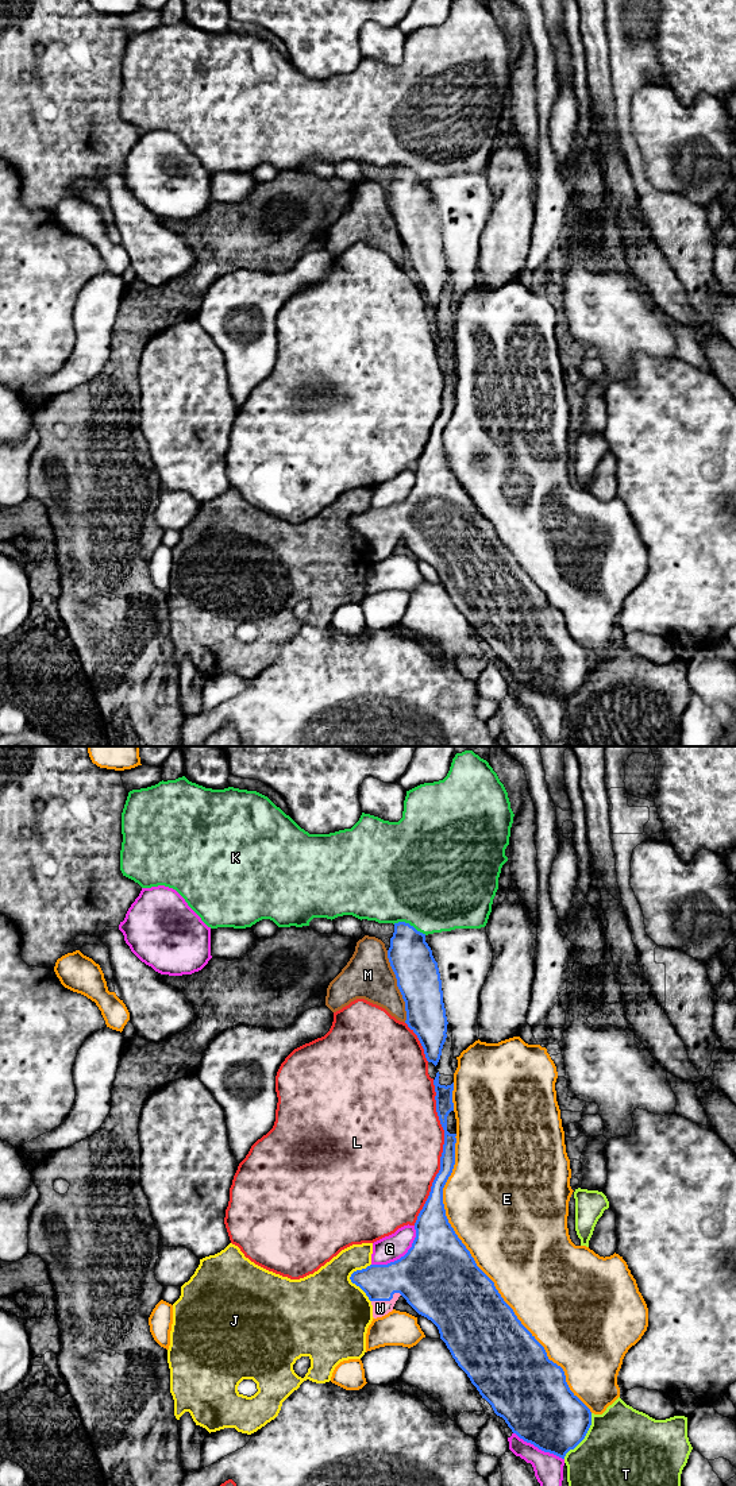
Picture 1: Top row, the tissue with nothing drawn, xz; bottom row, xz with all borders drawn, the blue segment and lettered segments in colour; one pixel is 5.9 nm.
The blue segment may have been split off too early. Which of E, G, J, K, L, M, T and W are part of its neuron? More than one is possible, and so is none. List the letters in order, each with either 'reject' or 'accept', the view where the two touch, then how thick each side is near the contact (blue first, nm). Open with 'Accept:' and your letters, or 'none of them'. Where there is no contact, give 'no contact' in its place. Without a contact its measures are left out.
Accept: W
E: reject | xz | 440/500 nm
G: reject | xz | 480/160 nm
J: reject | xz | 220/480 nm
K: reject | xz | 260/500 nm
L: reject | xz | 90/500 nm
M: reject | xz | 260/280 nm
T: reject | xz | 380/500 nm
W: accept | xz | 320/100 nm

